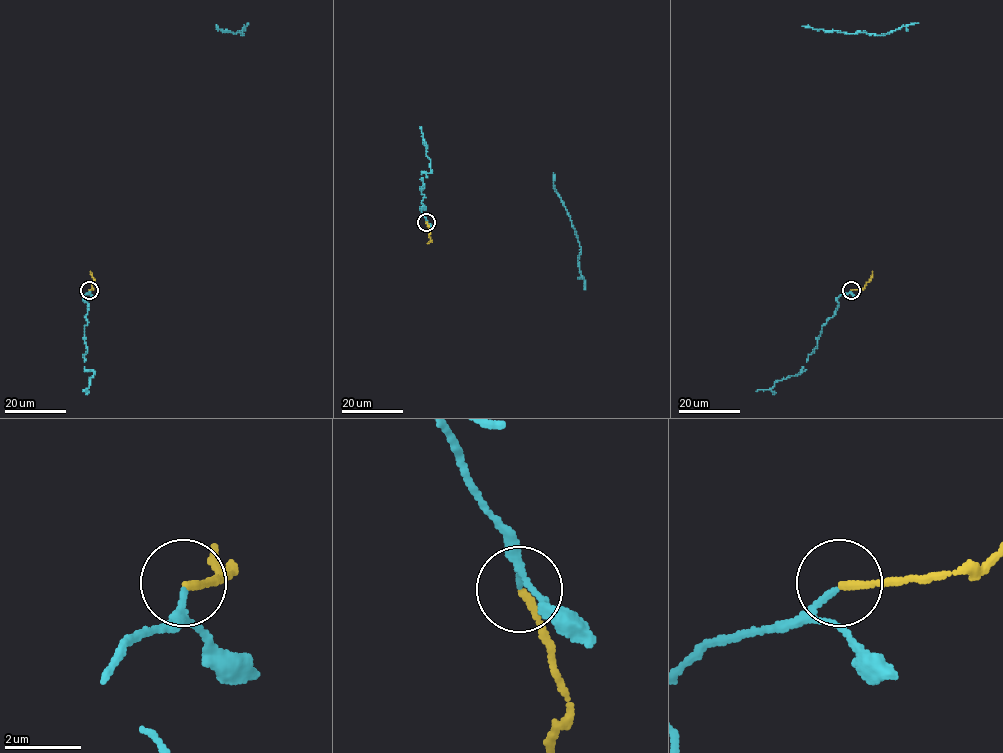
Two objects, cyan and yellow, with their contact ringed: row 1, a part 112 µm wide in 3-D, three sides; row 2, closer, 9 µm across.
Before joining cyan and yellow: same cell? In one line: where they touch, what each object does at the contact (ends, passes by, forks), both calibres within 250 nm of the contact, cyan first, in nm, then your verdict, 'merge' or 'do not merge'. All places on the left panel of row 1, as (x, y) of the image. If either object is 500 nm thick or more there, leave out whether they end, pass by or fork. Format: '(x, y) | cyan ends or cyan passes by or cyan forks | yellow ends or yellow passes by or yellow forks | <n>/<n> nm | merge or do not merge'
(89, 290) | cyan passes by | yellow ends | 100/200 nm | merge

